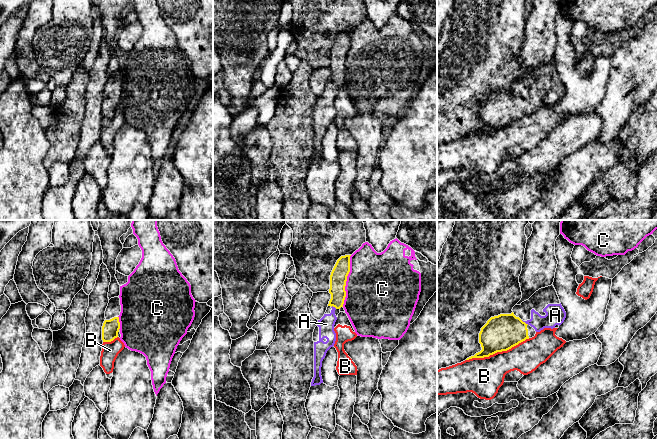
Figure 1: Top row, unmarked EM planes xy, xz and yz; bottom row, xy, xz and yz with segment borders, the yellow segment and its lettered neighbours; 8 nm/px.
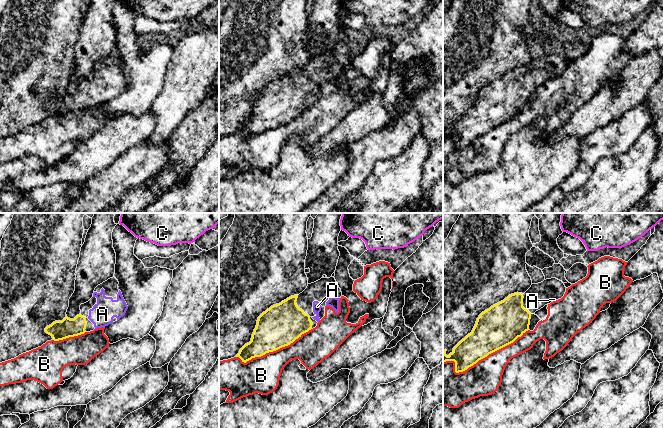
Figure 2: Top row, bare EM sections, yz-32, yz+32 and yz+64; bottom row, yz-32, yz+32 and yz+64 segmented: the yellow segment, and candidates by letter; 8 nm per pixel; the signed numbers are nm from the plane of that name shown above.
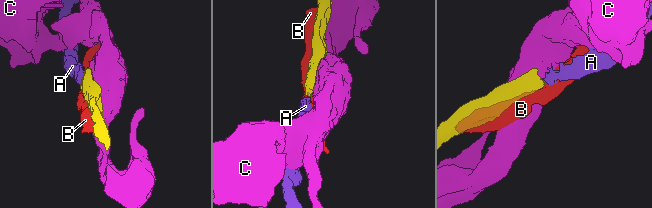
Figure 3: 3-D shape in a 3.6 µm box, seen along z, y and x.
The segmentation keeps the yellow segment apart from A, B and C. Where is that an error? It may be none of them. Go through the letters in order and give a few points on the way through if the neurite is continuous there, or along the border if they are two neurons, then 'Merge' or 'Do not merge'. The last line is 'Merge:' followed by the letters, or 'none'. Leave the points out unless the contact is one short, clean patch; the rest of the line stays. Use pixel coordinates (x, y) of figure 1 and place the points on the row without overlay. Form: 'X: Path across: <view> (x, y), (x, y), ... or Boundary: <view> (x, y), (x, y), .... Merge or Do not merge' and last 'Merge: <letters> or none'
A: Path across: yz (500, 109), (515, 106), (524, 98), (545, 98), (554, 92). Merge
B: Do not merge
C: Do not merge
Merge: A

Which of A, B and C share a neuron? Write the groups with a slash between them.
A / B / C

